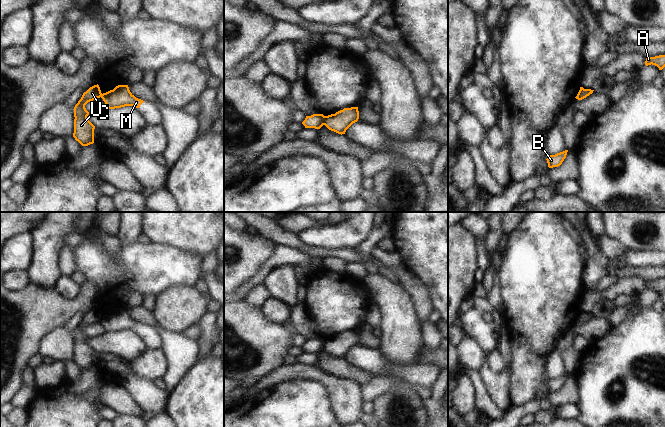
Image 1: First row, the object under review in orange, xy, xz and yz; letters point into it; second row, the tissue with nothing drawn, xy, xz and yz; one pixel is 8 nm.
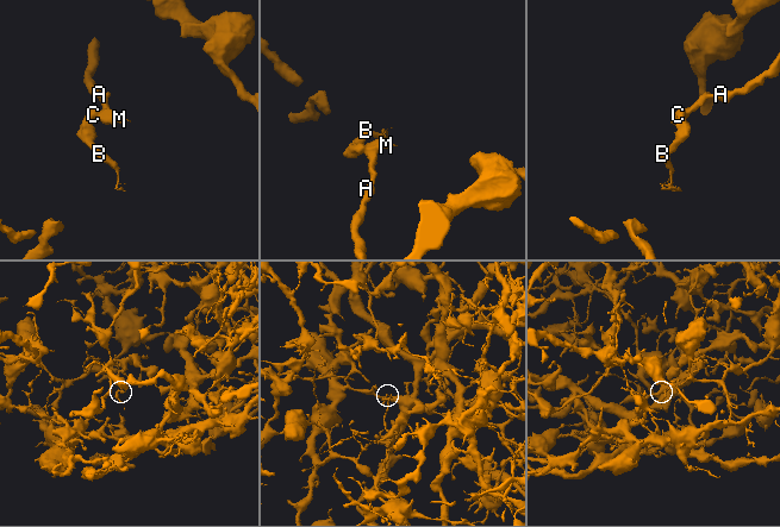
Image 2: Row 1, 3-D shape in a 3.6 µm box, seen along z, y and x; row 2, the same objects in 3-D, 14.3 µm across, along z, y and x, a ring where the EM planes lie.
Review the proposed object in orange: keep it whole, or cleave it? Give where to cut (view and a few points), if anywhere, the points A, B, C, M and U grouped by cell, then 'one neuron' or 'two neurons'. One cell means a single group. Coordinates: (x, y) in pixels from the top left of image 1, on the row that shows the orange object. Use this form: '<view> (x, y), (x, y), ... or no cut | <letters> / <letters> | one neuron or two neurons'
xz (326, 116), (323, 124) | A M / B C U | two neurons

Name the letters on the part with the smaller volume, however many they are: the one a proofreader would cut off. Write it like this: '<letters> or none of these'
B, C, U

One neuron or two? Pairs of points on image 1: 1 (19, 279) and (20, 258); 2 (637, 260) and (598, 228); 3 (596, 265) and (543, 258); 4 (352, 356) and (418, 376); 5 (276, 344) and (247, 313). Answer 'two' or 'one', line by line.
1: two
2: two
3: two
4: one
5: one

